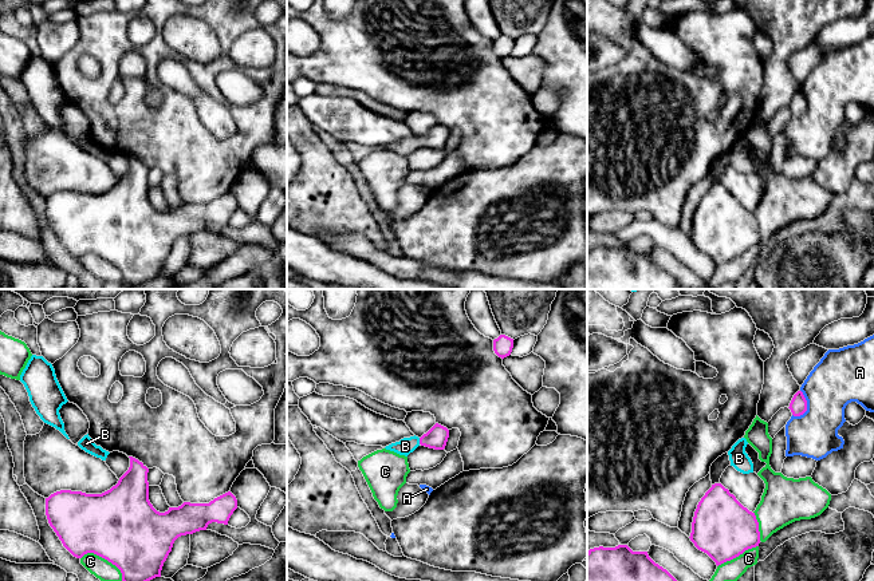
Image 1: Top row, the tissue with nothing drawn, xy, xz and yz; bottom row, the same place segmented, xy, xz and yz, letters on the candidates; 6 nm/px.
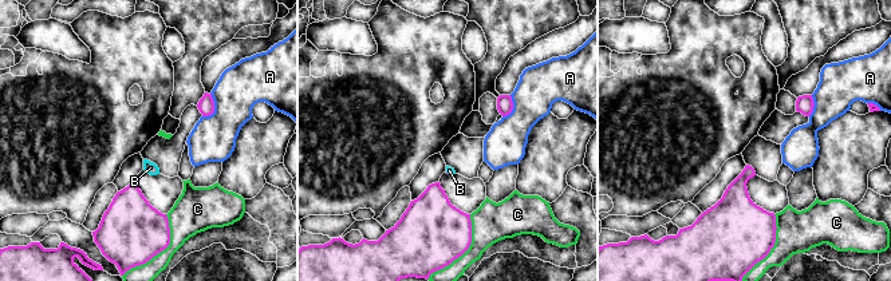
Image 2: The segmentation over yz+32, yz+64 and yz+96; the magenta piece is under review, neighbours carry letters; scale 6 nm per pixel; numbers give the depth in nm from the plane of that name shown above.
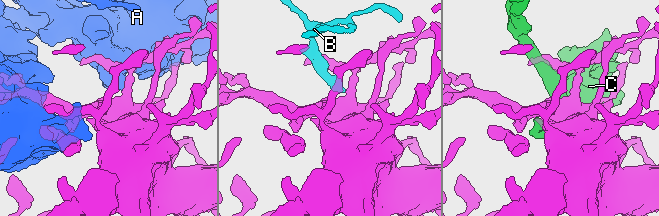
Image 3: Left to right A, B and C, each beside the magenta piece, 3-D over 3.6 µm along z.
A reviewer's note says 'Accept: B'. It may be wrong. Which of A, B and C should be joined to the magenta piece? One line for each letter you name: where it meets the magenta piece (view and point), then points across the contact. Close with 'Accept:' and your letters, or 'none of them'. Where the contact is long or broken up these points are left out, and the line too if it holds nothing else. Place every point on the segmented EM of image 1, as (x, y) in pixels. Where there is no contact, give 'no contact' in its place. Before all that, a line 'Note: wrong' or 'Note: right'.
Note: right
B: meets magenta in xz at (420, 441); runs through xz (436, 438), (420, 441), (405, 446)
Accept: B

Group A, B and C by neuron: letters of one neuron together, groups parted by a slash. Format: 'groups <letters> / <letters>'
groups A / B / C

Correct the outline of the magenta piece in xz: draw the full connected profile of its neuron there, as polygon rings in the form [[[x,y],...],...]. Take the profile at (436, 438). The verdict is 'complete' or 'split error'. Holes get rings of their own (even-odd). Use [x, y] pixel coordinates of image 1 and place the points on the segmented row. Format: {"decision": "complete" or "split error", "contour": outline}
{"decision": "split error", "contour": [[[436,423],[426,434],[421,438],[410,436],[403,438],[399,442],[391,443],[386,446],[386,450],[394,451],[399,455],[408,456],[413,452],[420,444],[434,448],[434,450],[444,450],[449,438],[449,430],[438,423]]]}

